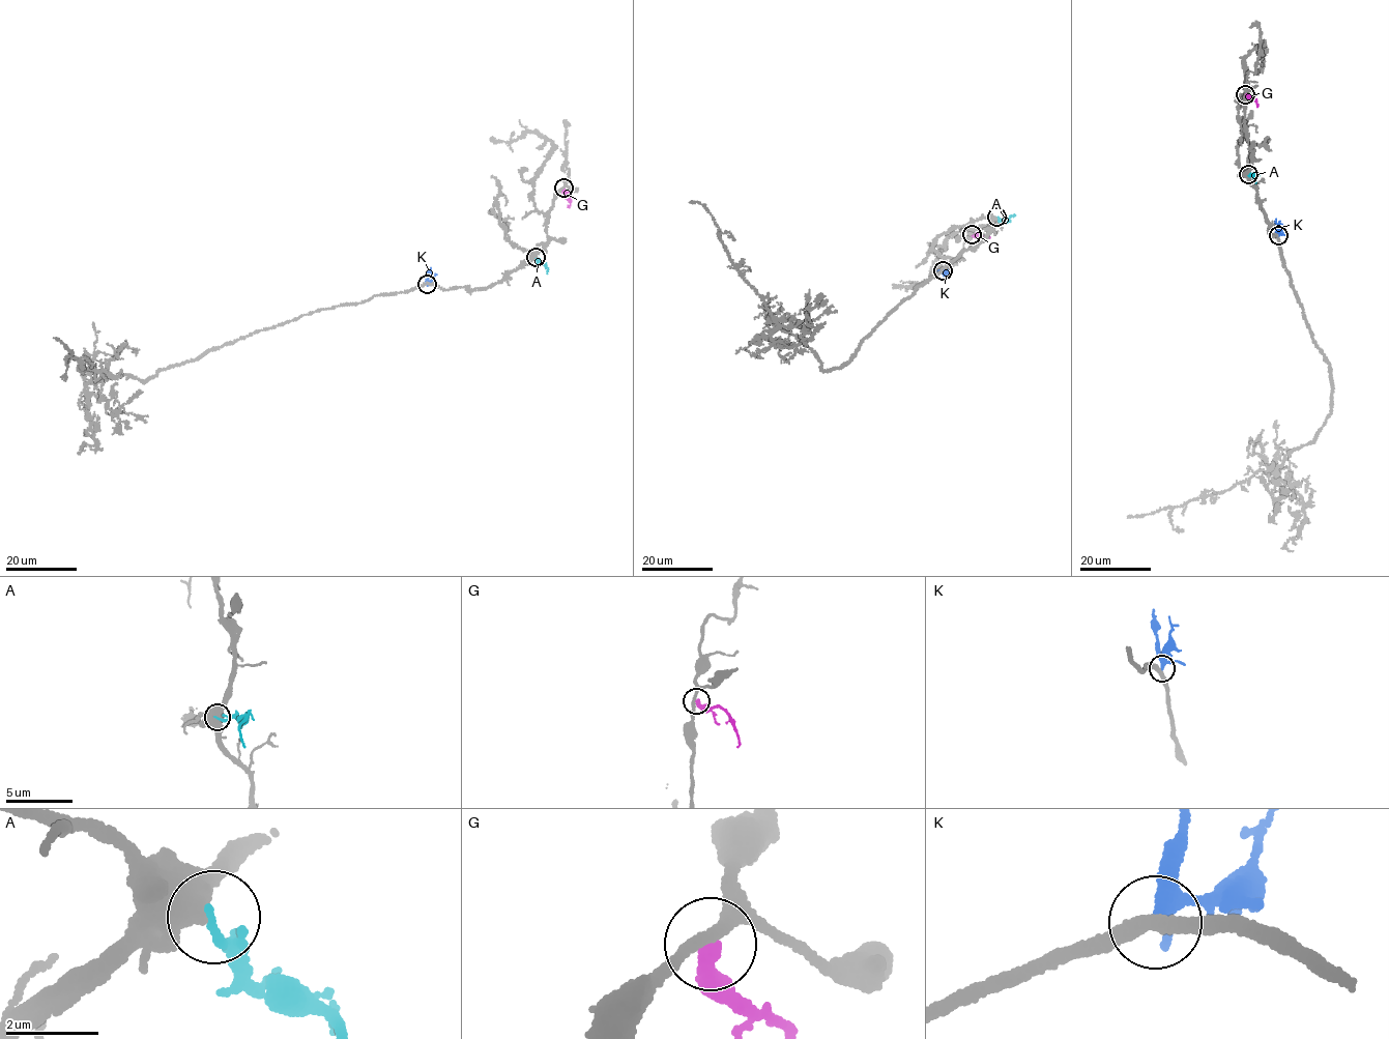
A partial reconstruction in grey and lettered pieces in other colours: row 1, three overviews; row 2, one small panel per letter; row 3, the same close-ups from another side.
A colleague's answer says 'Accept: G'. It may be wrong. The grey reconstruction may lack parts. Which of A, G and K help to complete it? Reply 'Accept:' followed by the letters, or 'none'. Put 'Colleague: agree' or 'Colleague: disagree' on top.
Colleague: disagree
Accept: none

